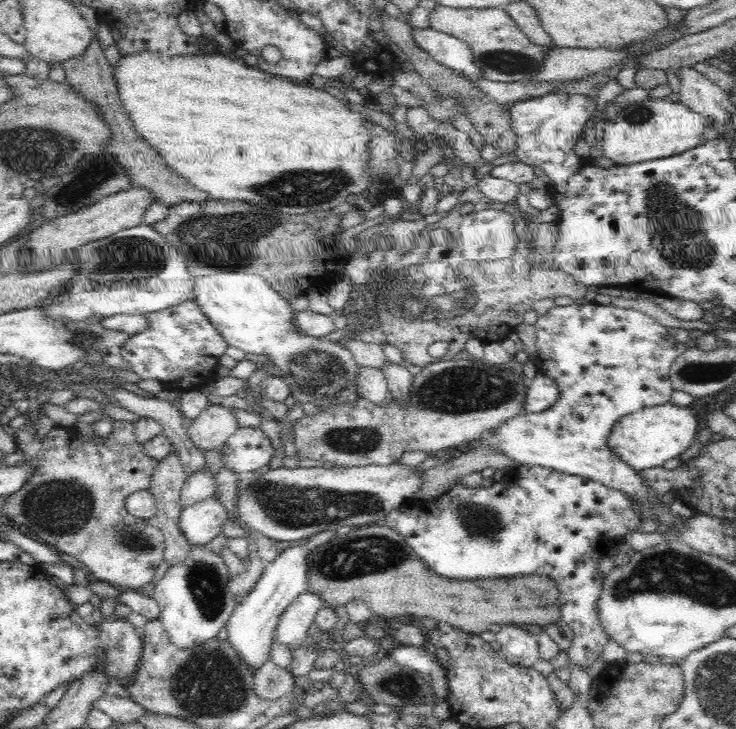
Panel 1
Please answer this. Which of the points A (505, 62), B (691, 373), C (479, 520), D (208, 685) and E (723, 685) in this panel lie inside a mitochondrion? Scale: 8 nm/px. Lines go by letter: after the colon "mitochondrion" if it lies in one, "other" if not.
A: mitochondrion
B: mitochondrion
C: mitochondrion
D: mitochondrion
E: mitochondrion

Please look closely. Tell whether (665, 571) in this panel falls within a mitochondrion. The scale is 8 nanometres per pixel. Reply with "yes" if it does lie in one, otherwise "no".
yes

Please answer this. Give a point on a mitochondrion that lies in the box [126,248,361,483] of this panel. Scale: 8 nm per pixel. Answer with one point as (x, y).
(324, 375)

